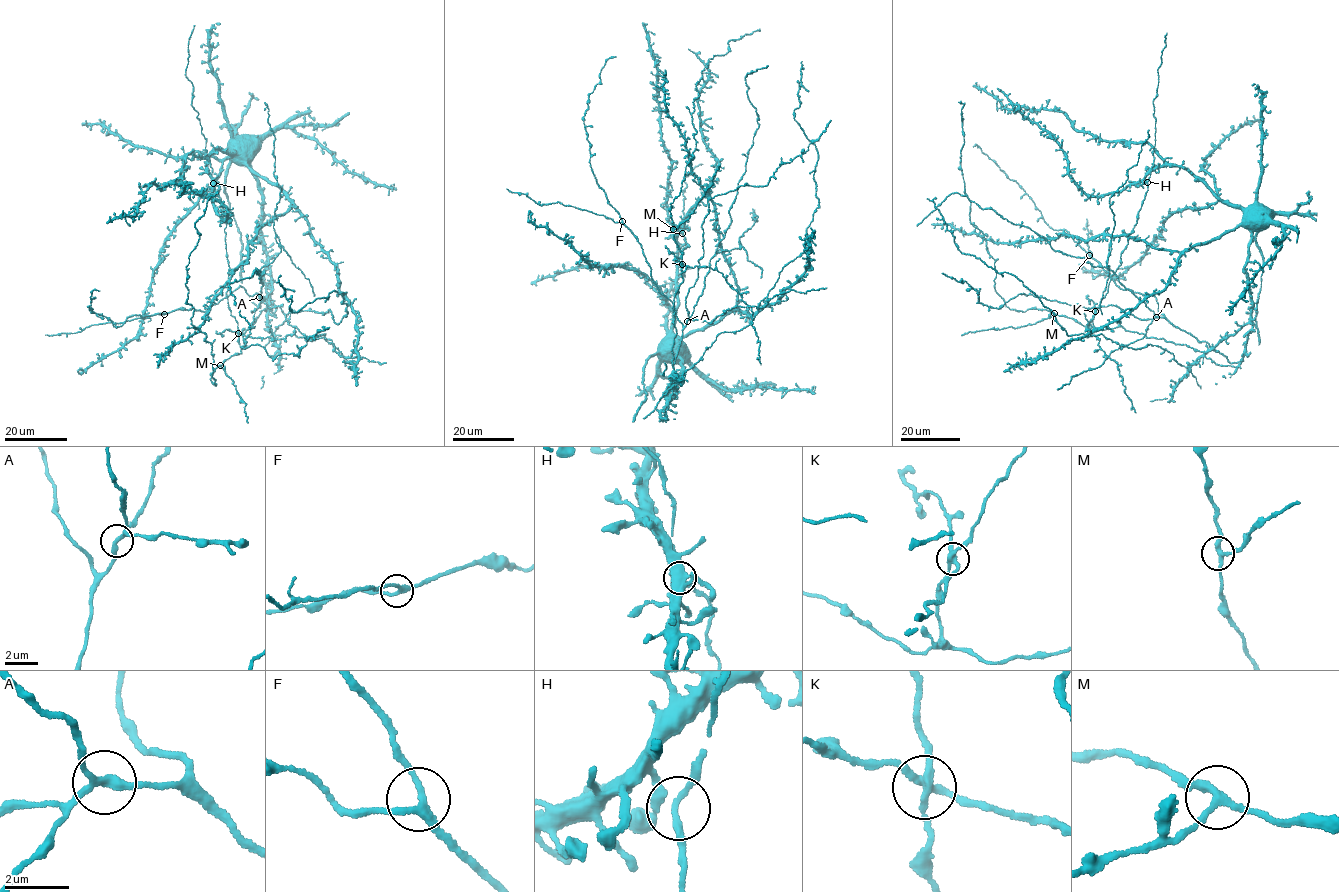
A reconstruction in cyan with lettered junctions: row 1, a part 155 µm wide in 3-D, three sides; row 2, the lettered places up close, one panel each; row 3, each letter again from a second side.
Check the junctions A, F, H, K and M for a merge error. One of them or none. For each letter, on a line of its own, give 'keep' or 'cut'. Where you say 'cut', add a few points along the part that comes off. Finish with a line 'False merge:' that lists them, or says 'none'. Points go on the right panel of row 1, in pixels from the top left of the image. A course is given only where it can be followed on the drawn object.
A: keep
F: keep
H: keep
K: cut; foreign part runs (1095, 311), (1087, 324), (1087, 332), (1098, 339), (1097, 344), (1104, 353), (1118, 364), (1124, 391), (1135, 413)
M: keep
False merge: K

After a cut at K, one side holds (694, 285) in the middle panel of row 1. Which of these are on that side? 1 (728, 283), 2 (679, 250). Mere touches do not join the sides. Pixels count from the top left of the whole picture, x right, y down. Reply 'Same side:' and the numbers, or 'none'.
Same side: 2

